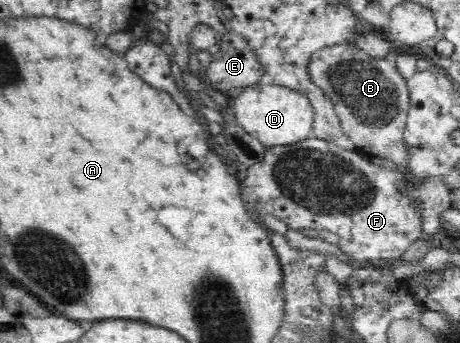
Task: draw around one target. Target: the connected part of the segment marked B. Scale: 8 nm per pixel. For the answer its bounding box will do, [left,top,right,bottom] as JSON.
[308,40,411,169]

